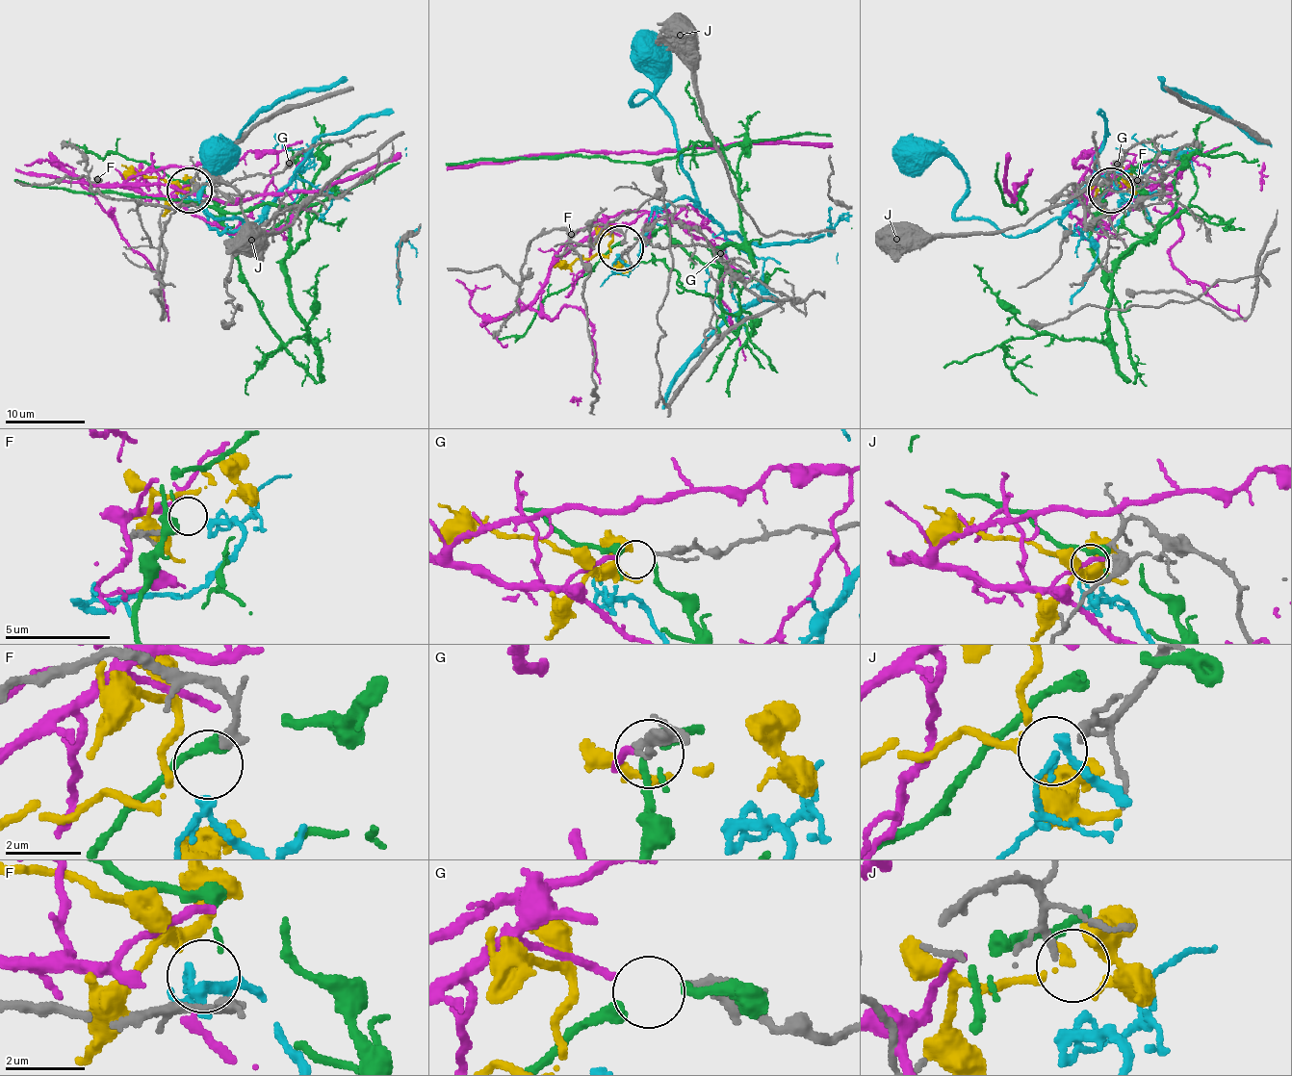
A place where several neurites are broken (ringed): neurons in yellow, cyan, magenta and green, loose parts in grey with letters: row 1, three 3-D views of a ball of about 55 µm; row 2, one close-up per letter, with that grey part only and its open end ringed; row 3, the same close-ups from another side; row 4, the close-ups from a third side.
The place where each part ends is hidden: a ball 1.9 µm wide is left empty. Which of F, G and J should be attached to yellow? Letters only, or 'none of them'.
none of them

